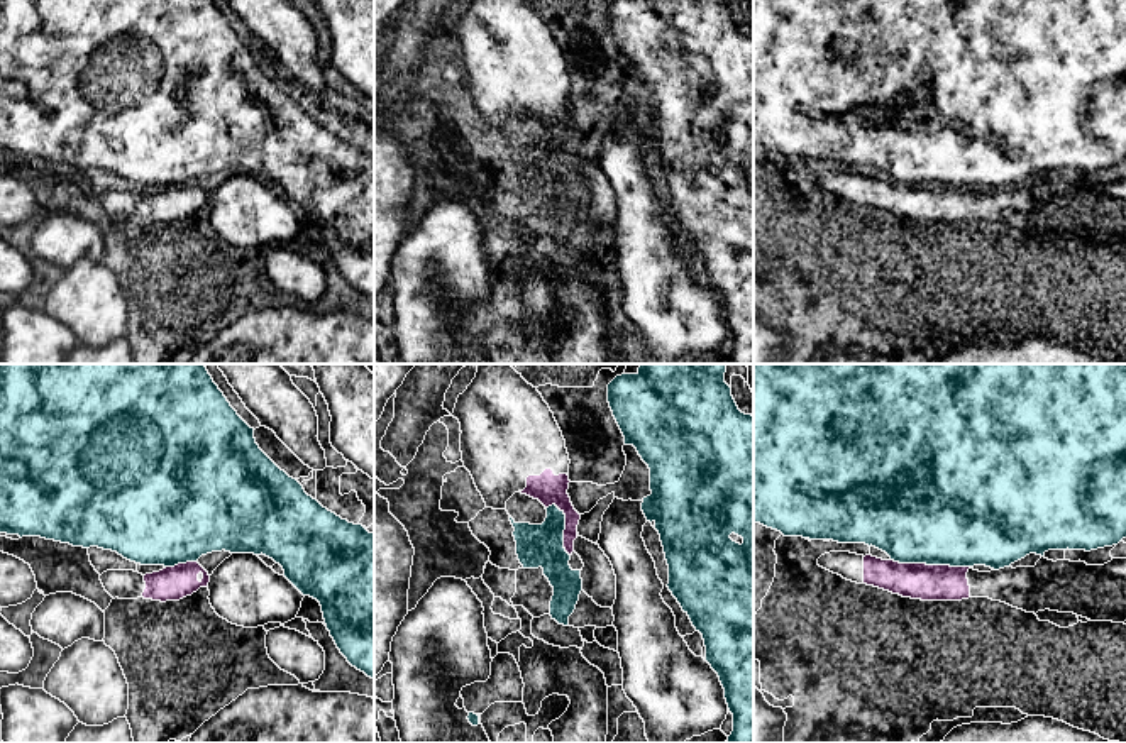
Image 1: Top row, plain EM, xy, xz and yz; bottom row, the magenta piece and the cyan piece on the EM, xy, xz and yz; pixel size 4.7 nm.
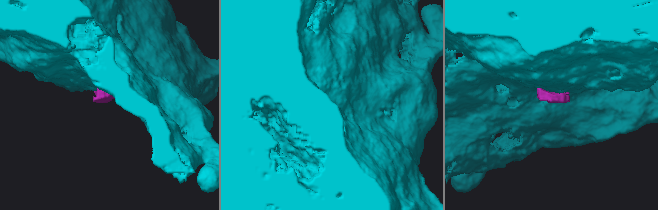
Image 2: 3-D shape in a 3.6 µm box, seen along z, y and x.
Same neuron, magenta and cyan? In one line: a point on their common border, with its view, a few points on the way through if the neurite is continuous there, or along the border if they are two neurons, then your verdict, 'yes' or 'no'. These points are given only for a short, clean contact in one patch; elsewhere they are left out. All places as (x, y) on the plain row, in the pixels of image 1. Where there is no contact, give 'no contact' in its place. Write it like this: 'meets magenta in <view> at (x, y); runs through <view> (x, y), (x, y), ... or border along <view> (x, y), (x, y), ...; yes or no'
meets magenta in yz at (930, 187); no

